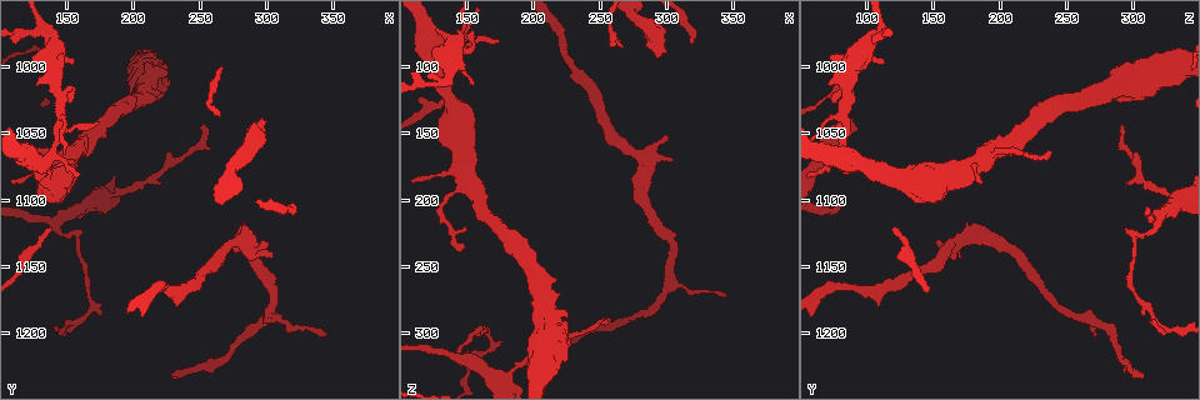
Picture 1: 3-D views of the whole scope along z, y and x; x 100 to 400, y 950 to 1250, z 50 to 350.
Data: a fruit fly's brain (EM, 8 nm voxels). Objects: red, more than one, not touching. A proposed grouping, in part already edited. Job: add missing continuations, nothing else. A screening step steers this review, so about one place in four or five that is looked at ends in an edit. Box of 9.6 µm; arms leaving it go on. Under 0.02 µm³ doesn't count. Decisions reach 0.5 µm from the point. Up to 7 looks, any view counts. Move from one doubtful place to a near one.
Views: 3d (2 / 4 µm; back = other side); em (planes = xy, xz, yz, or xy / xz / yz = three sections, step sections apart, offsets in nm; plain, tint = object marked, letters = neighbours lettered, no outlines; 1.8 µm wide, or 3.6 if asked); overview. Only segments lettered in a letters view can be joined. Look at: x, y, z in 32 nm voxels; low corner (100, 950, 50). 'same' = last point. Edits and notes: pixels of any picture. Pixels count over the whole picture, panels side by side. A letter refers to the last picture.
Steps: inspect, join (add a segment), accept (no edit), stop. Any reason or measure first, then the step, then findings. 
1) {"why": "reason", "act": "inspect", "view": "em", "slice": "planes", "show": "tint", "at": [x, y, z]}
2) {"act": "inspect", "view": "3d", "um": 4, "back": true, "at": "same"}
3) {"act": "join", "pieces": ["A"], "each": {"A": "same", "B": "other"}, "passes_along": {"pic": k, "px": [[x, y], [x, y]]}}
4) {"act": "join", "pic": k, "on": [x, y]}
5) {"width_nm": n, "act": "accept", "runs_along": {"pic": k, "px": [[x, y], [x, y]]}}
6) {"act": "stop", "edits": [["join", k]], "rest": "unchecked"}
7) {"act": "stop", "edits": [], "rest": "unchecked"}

{"why": "free end", "act": "inspect", "view": "em", "slice": "planes", "show": "letters", "at": [148, 1066, 234]}

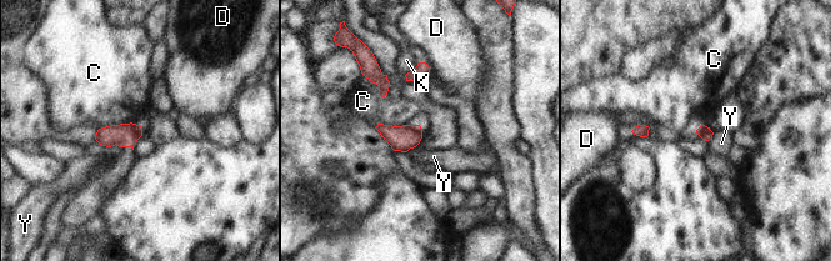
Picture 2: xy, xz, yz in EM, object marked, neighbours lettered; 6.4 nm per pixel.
{"act": "accept", "each": {"C": "other", "D": "other", "K": "other", "Y": "other"}, "border": {"pic": 2, "px": [[419, 124], [379, 124], [375, 128]]}, "found": "none of them fits"}

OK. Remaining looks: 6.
{"why": "thin end", "act": "inspect", "view": "em", "slice": "planes", "show": "letters", "at": [174, 1040, 80]}

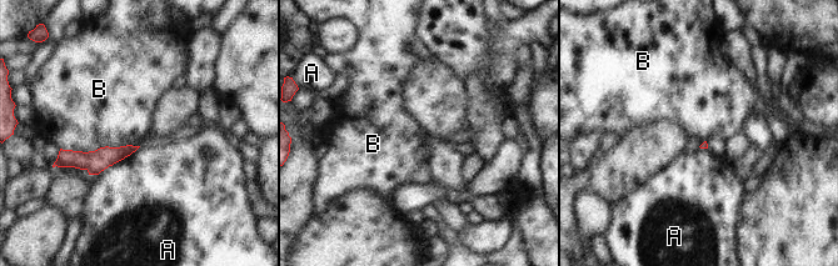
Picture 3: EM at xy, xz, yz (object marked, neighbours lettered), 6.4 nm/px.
{"act": "accept", "each": {"A": "other", "B": "other"}, "border": {"pic": 3, "px": [[130, 144], [88, 151], [60, 149]]}, "found": "no lettered segment goes on from it"}

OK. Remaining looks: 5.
{"why": "branch stops here", "act": "inspect", "view": "em", "slice": "xz", "step": 4, "show": "tint", "at": [154, 996, 114]}

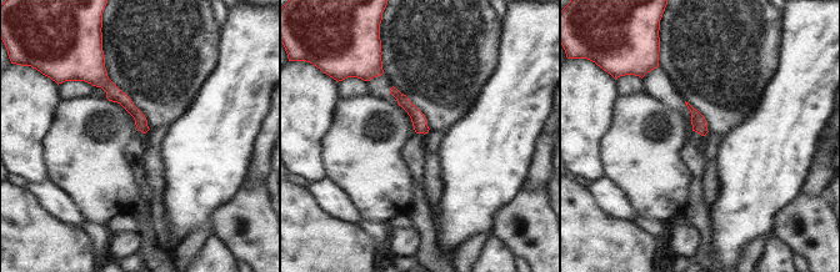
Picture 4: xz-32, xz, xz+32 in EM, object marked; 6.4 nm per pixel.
{"act": "inspect", "view": "em", "slice": "yz", "step": 16, "show": "letters", "at": "same"}

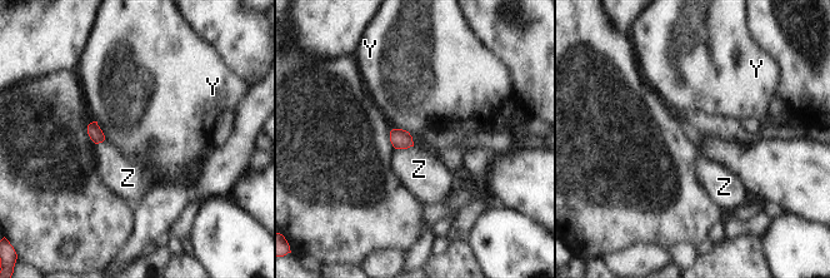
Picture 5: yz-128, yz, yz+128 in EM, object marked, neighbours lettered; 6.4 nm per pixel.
{"longest_contact_nm": ["Z", 130], "act": "accept", "each": {"Y": "other", "Z": "other"}, "border": {"pic": 5, "px": [[393, 128], [400, 128], [409, 133]]}, "found": "no lettered segment goes on from it"}

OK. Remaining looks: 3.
{"act": "stop", "edits": [], "rest": "unchecked"}

